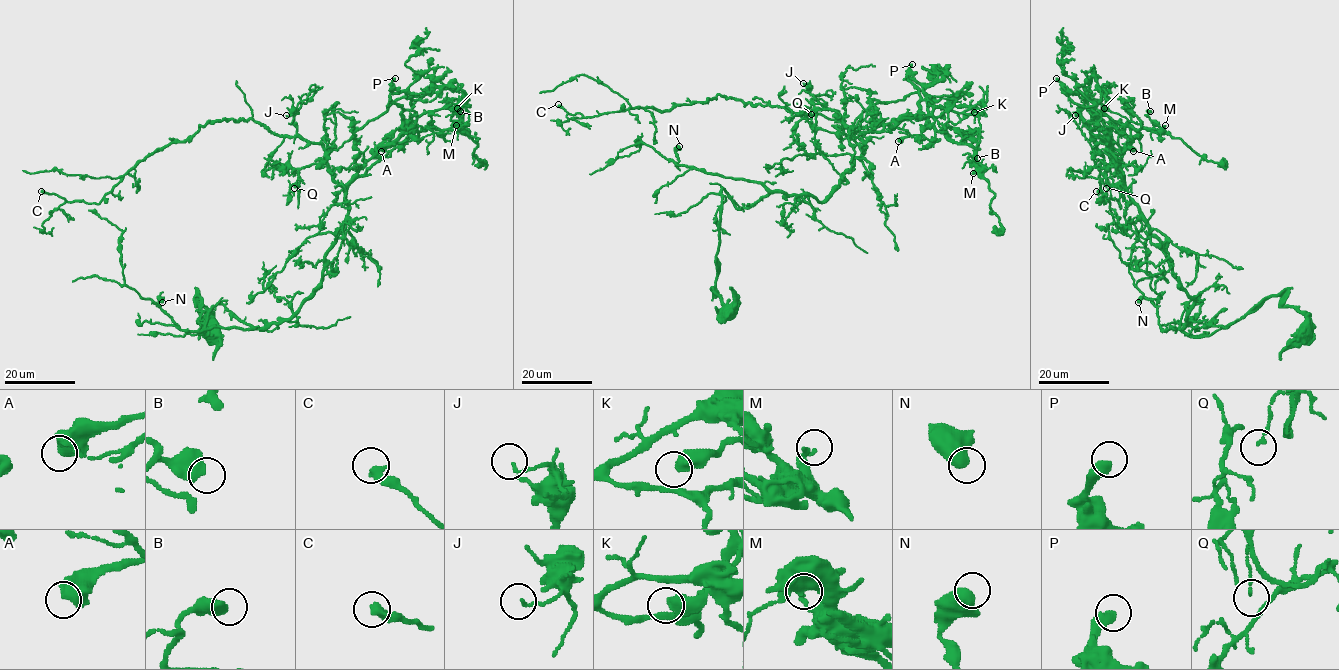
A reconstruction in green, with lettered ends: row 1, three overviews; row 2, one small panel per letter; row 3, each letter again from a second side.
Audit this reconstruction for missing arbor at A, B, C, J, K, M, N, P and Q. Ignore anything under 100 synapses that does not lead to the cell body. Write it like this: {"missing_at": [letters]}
{"missing_at": ["P"]}

